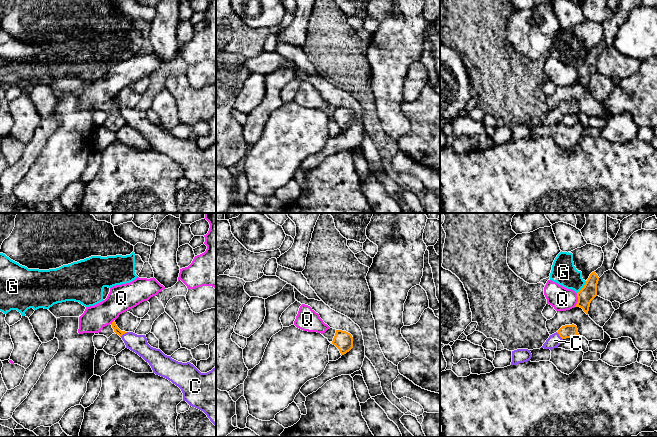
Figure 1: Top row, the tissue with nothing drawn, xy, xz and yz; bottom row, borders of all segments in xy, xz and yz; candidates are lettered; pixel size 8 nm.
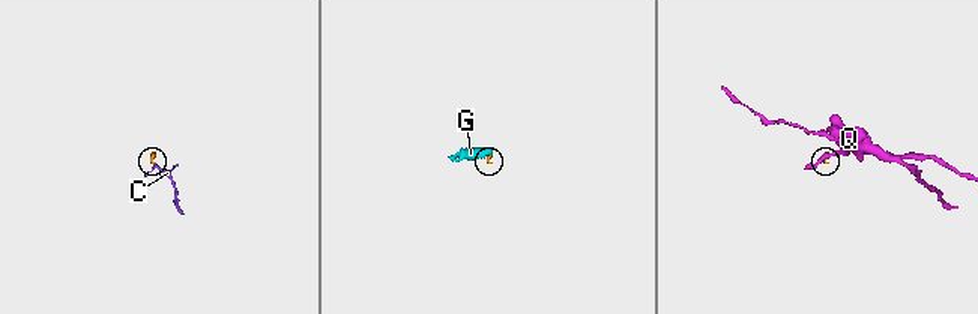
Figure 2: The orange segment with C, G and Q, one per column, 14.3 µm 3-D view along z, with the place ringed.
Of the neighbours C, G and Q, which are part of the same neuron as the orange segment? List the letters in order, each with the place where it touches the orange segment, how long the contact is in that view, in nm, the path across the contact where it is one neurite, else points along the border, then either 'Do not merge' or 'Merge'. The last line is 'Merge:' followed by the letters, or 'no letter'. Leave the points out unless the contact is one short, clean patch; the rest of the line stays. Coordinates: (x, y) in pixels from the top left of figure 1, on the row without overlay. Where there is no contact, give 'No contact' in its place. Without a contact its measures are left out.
C: Touches orange at yz (559, 111). Shared border 80 nm. Path across: yz (568, 107), (559, 111), (554, 116). Merge
G: Touches orange at yz (583, 63). Shared border 130 nm. Boundary: yz (586, 57), (577, 69). Do not merge
Q: Touches orange at yz (578, 76). Shared border 110 nm. Boundary: yz (577, 69), (577, 79), (574, 82). Do not merge
Merge: C

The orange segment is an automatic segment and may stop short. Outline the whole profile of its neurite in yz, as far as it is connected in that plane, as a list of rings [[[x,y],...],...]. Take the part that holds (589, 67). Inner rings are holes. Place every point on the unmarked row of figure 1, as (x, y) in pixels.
[[[620,0],[616,13],[612,16],[608,13],[608,19],[602,23],[604,37],[600,44],[592,48],[584,63],[577,69],[578,78],[575,83],[580,83],[588,91],[591,77],[597,72],[597,60],[599,54],[608,46],[613,46],[619,27],[627,19],[630,12],[642,5],[642,0]]]

